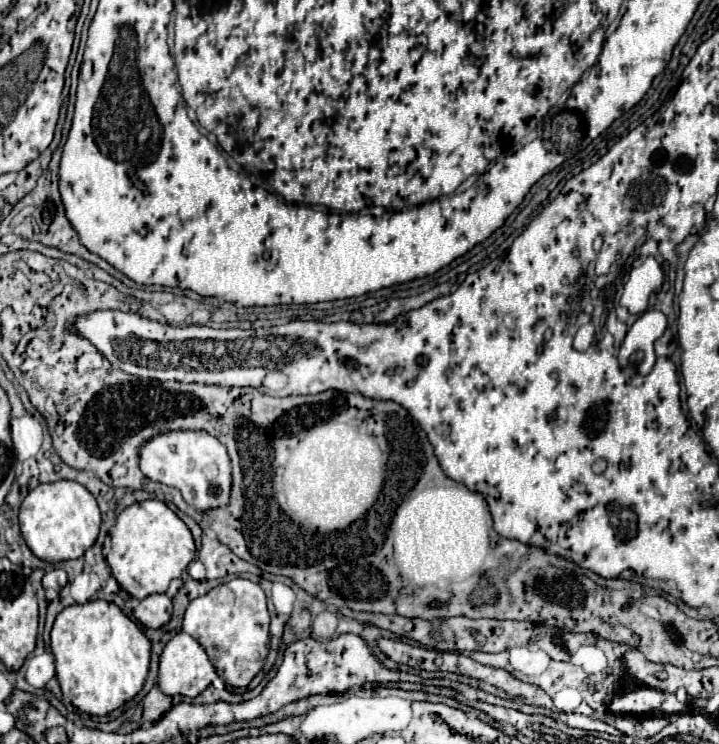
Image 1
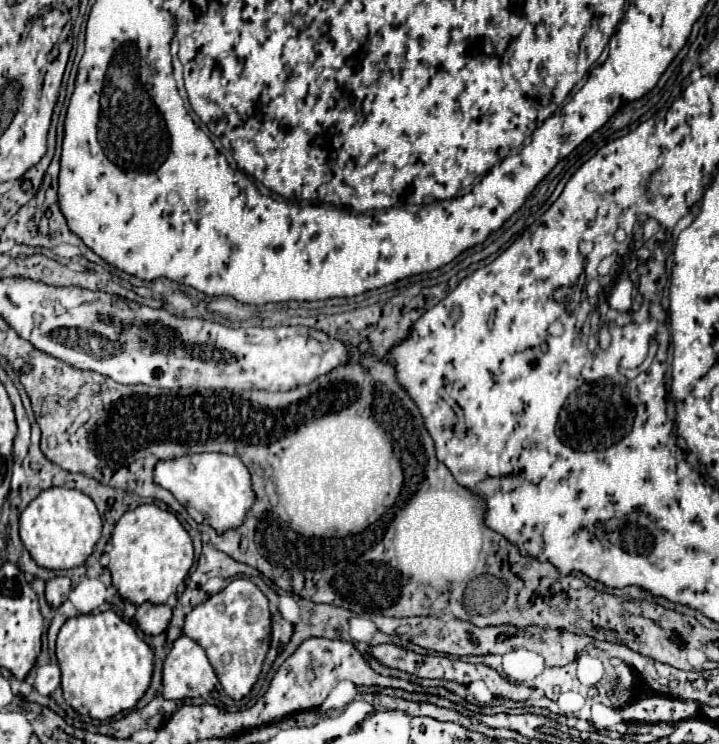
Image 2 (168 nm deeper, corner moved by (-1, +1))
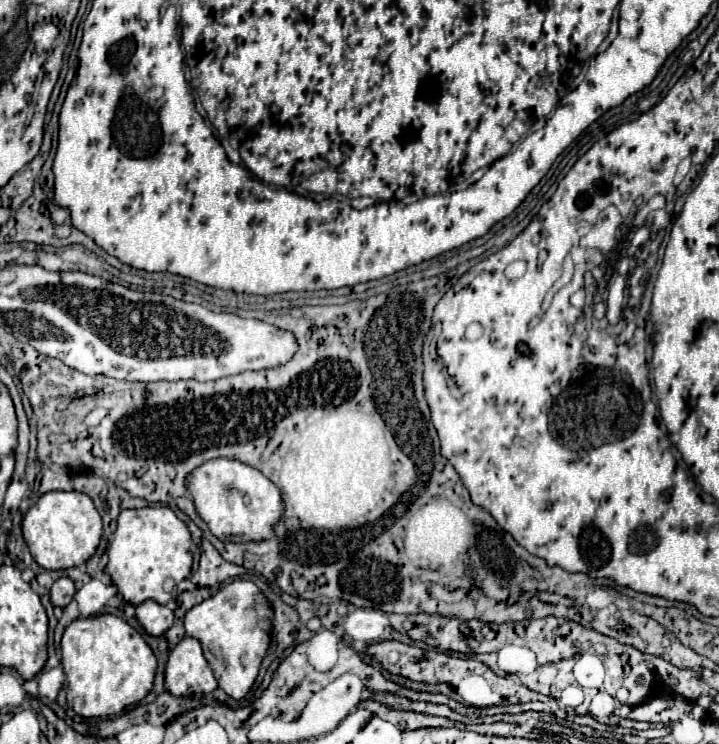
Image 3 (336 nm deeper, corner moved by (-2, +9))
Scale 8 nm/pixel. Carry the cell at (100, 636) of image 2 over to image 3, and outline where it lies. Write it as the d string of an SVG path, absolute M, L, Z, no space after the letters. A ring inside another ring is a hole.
M114 614L76 618L66 626L60 650L68 704L84 718L120 714L152 690L156 656L138 630Z

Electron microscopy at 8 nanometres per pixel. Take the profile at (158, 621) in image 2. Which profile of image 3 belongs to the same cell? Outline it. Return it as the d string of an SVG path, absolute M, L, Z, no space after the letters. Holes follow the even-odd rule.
M146 600L136 606L136 618L148 634L162 636L172 626L174 614L168 606L162 606L154 600Z

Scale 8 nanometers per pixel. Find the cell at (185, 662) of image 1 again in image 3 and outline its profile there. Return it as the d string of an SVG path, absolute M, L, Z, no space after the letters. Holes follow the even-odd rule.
M184 636L170 652L166 662L166 690L174 696L190 696L196 692L212 692L216 688L202 646L196 638Z

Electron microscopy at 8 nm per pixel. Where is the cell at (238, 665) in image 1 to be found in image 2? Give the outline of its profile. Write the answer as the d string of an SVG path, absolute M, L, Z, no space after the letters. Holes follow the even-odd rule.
M249 578L233 580L219 594L213 594L185 616L183 634L205 650L225 694L233 700L241 700L257 682L269 650L271 612L267 598Z

